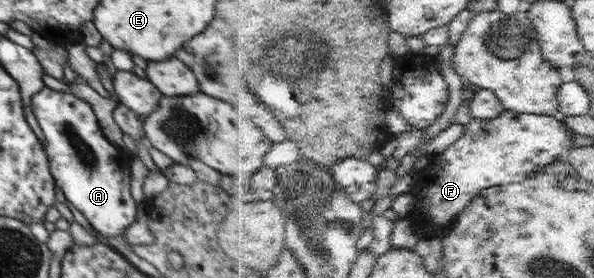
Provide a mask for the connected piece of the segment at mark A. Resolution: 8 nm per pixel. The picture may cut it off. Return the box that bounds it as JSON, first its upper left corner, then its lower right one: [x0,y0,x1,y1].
[31,87,136,245]

